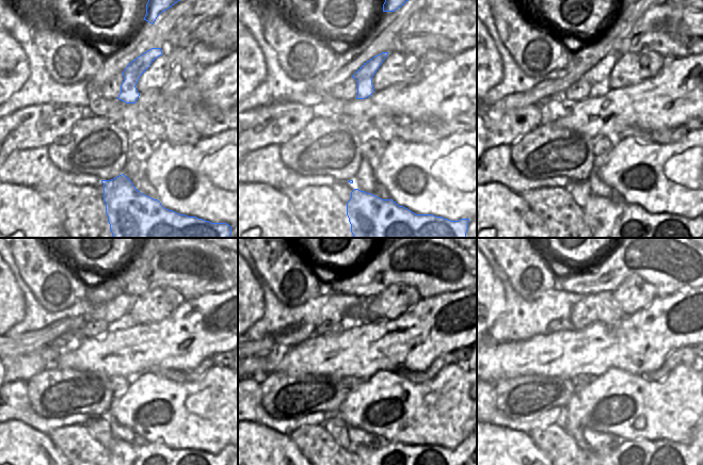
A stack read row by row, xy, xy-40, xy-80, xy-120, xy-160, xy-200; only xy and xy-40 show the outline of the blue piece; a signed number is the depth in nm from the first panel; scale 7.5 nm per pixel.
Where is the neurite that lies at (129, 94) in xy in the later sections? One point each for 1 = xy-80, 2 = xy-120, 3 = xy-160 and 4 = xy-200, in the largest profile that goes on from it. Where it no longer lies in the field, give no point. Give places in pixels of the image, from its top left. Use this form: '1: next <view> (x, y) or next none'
1: next xy-80 (598, 76)
2: next xy-120 (115, 311)
3: next xy-160 (337, 307)
4: next xy-200 (572, 303)

